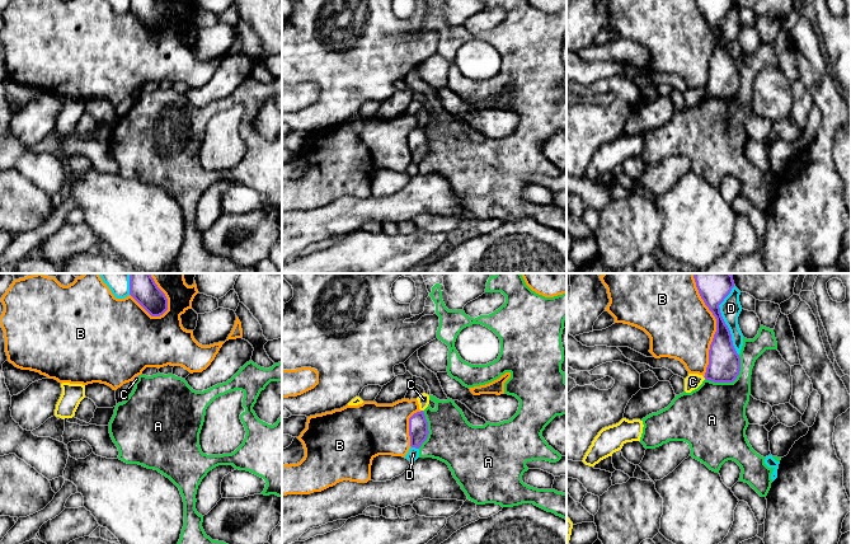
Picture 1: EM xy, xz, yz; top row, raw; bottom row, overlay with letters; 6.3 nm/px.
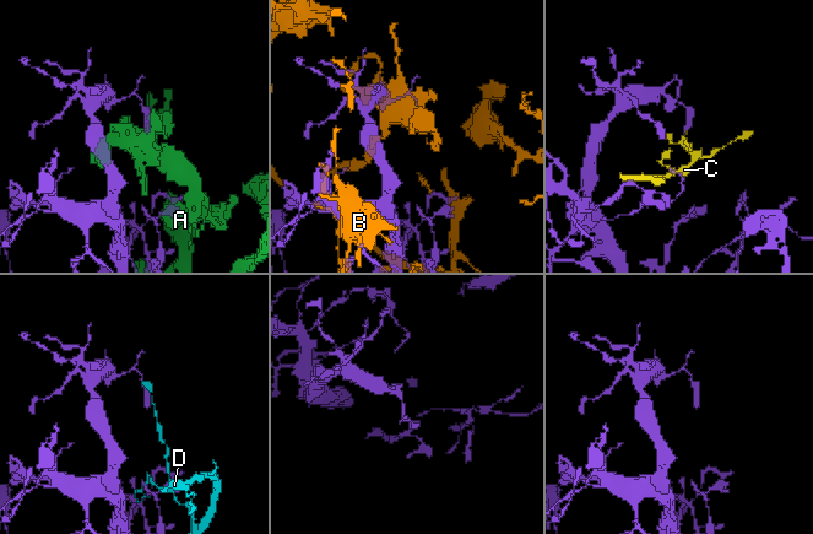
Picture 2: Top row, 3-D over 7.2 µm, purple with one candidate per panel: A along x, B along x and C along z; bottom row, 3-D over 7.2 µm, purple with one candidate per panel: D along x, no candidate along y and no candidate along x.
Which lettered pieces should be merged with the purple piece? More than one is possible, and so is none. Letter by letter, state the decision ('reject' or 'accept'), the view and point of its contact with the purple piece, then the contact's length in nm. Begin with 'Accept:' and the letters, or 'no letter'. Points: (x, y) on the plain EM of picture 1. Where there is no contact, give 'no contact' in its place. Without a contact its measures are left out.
Accept: no letter
A: reject | yz (732, 97) | 280 nm
B: reject | yz (716, 46) | 600 nm
C: reject | xy (135, 93) | 40 nm
D: reject | yz (723, 36) | 440 nm

